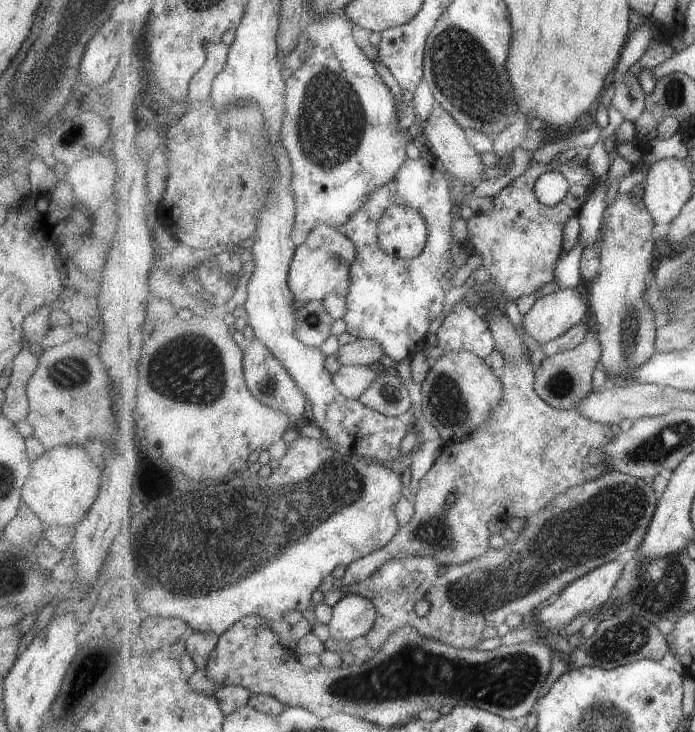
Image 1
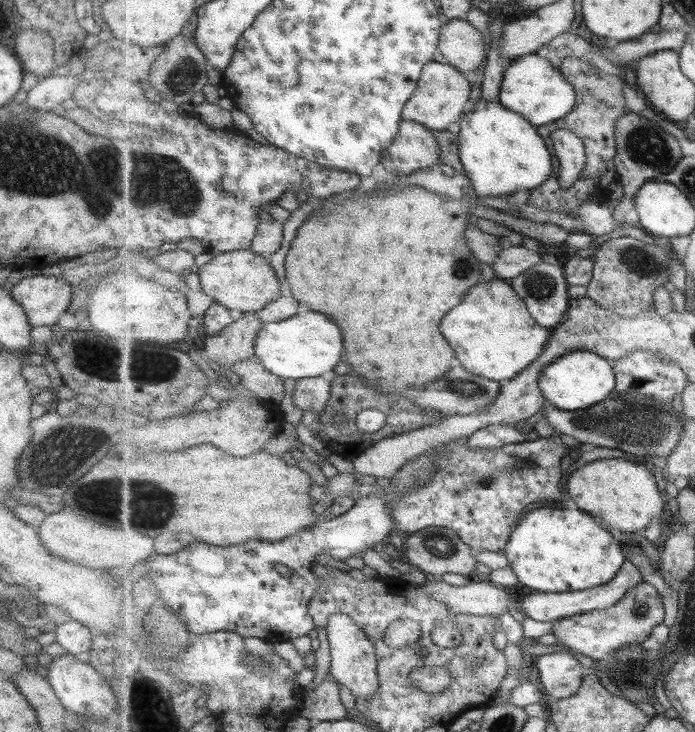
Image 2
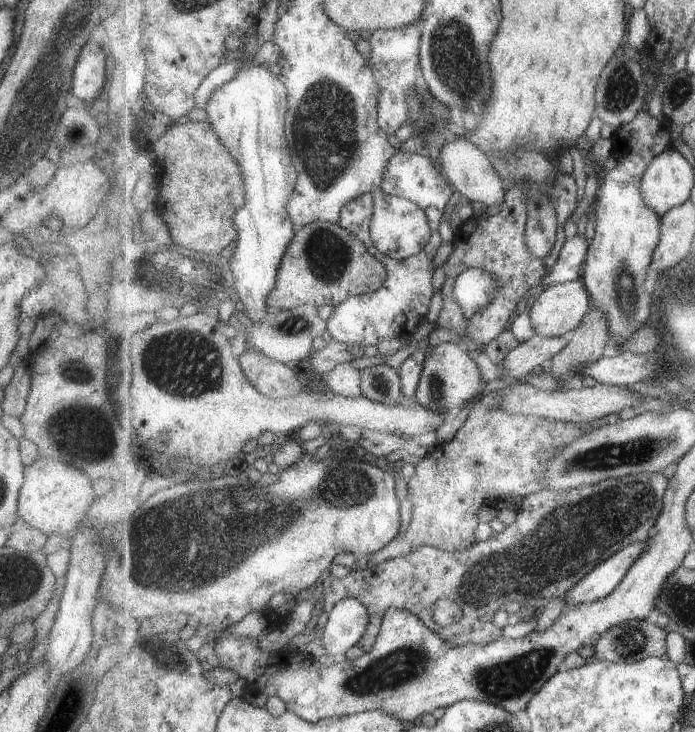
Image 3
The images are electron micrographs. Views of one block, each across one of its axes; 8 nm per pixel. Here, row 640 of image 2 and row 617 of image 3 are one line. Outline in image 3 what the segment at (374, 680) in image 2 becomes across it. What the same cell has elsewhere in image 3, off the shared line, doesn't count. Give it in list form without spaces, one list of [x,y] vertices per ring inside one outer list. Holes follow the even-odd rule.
[[[347,598],[338,602],[328,614],[323,628],[322,642],[327,656],[338,661],[347,657],[347,650],[358,645],[371,622],[369,610],[357,598]]]

